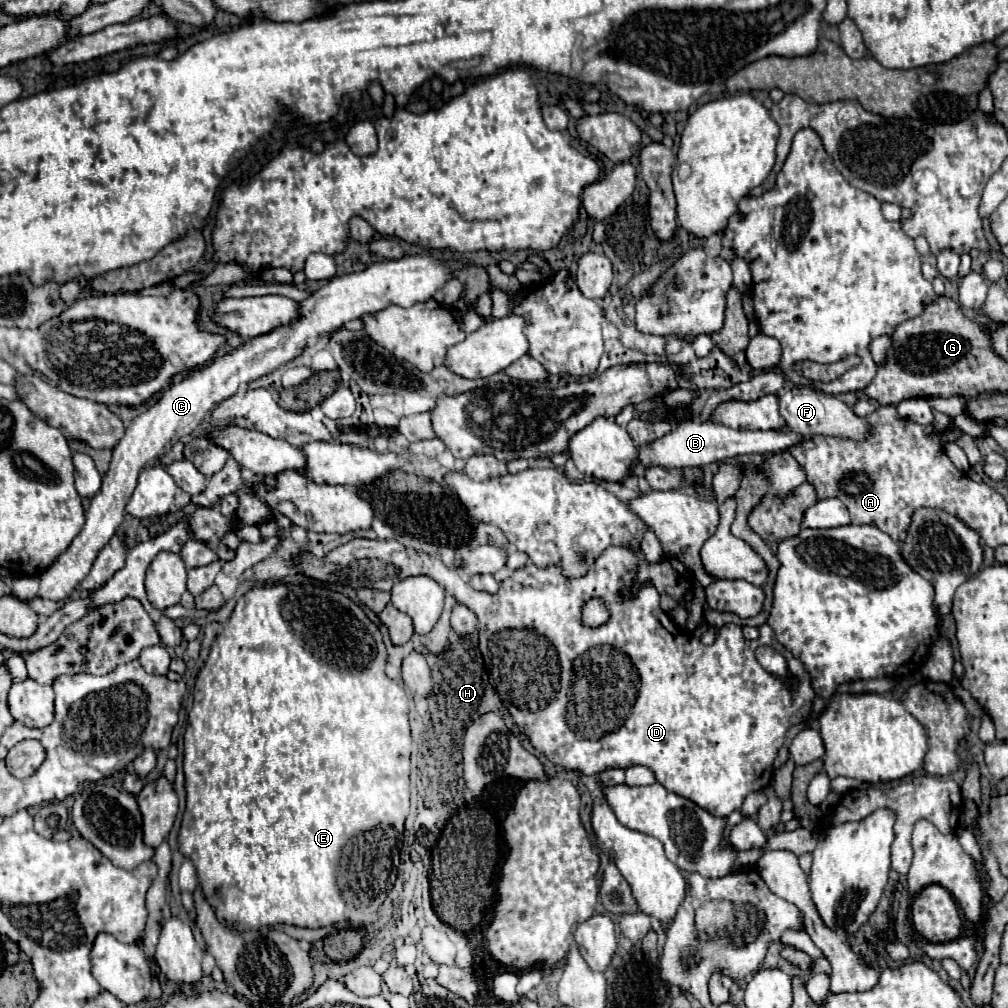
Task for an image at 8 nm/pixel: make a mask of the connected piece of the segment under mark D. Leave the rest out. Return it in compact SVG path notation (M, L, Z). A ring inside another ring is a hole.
M354 538L324 558L316 558L314 554L304 556L302 566L306 576L322 582L376 590L390 590L394 580L408 576L432 576L446 592L478 616L480 652L492 686L512 714L518 730L524 732L530 744L544 752L550 762L582 774L642 764L656 774L664 788L692 800L714 816L728 816L742 806L750 792L762 790L772 782L772 764L784 744L786 730L804 722L812 710L814 690L810 674L804 664L776 640L768 624L760 626L758 640L746 640L740 626L726 624L717 633L716 642L704 646L696 636L682 636L682 630L668 620L654 588L642 588L636 596L618 598L618 590L628 584L628 576L632 576L632 552L620 546L606 548L580 578L564 576L562 568L554 564L546 568L526 564L506 578L496 594L476 592L458 572L446 568L440 558L406 548L398 540L380 542ZM592 598L600 598L610 612L606 624L598 628L582 624L582 606ZM502 630L516 630L516 636L498 636ZM760 646L776 648L788 660L792 676L800 680L796 688L786 690L778 678L764 672L754 656Z

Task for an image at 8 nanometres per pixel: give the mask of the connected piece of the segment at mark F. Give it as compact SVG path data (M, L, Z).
M792 386L778 394L778 404L780 404L780 416L786 420L786 426L804 438L824 434L824 436L848 436L854 440L862 440L868 434L868 426L860 416L856 416L838 398L824 394L820 390L814 390L808 386L802 386L802 388Z

